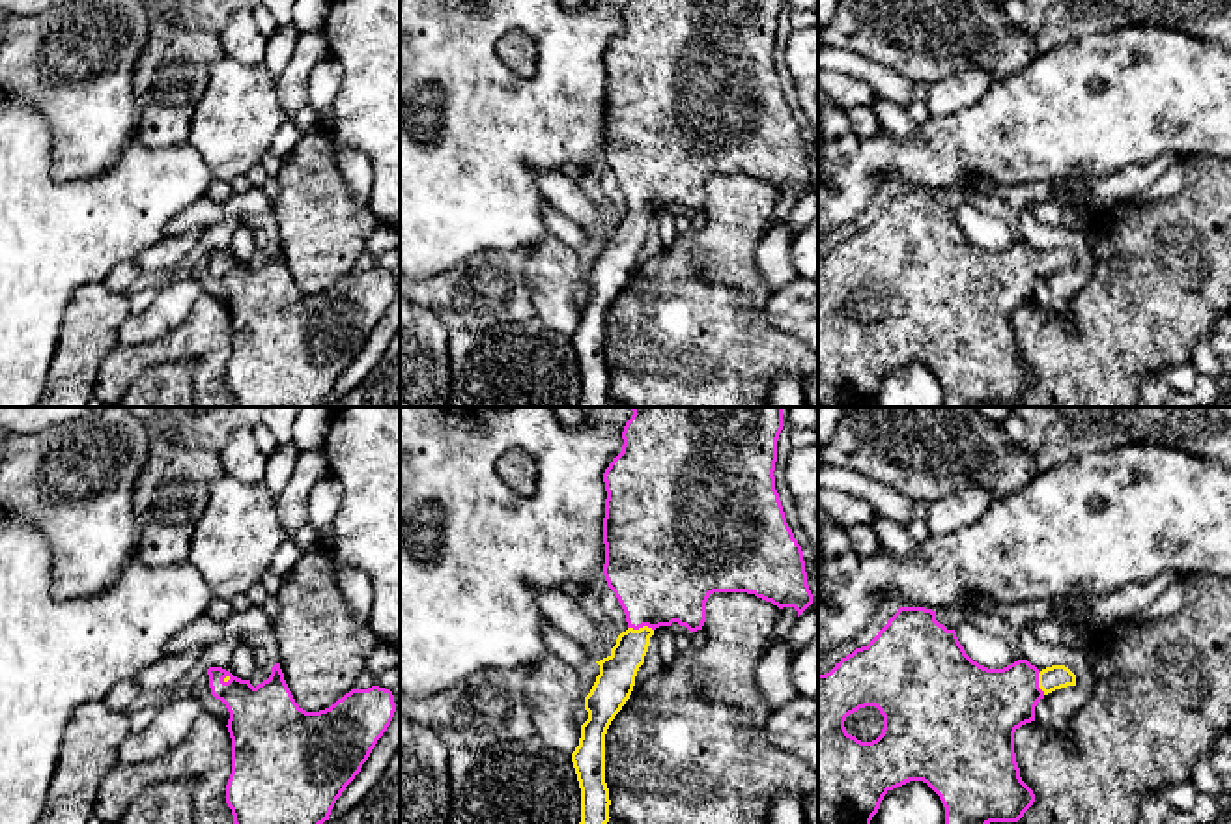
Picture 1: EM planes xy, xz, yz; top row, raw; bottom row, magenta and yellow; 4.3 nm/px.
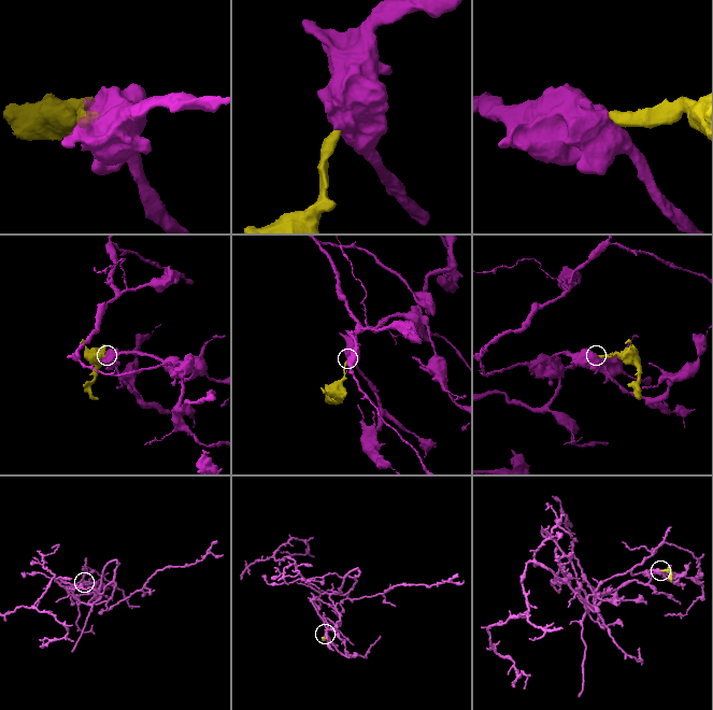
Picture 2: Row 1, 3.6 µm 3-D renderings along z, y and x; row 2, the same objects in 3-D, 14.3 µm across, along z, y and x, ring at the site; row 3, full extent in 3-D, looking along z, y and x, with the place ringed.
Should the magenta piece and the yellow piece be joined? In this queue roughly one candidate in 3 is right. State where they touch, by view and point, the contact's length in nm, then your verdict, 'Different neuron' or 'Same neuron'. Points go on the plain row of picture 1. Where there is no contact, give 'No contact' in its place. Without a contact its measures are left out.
Touches magenta at xz (641, 208). Shared border 110 nm. Same neuron

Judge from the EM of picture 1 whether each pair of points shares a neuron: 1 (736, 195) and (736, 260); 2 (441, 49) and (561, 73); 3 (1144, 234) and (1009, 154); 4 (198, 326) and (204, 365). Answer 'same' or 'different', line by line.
1: same
2: same
3: different
4: same

